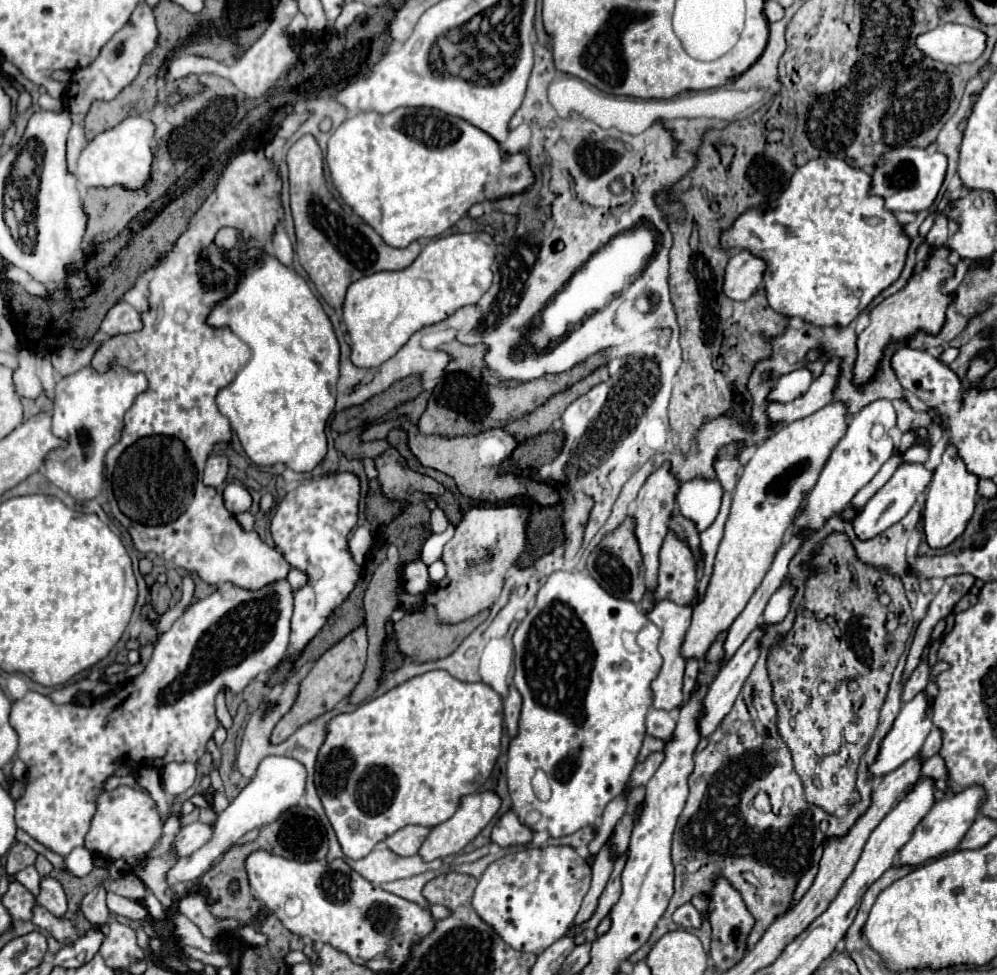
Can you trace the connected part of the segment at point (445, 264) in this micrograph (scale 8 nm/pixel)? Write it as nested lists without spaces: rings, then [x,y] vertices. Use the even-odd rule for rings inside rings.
[[[484,231],[448,235],[430,241],[416,257],[416,261],[402,271],[380,271],[354,281],[348,287],[346,301],[342,307],[342,321],[346,323],[352,341],[352,363],[358,367],[378,367],[390,357],[394,357],[398,349],[410,339],[412,333],[420,331],[422,327],[448,319],[460,307],[476,305],[492,285],[490,267],[496,257],[496,247],[498,247],[496,241]]]

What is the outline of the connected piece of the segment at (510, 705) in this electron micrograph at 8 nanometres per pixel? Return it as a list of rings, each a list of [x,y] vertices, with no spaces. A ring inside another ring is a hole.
[[[510,685],[508,695],[504,697],[504,723],[506,723],[506,731],[508,731],[510,737],[514,737],[516,731],[518,731],[520,709],[522,709],[522,697],[516,691],[516,687]]]

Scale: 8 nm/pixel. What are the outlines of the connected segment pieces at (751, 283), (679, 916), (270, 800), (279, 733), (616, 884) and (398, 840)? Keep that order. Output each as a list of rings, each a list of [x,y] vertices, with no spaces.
[[[738,251],[732,259],[728,259],[728,265],[724,269],[724,295],[732,301],[748,299],[756,293],[756,289],[762,283],[764,273],[764,261],[754,257],[748,251]]]
[[[692,903],[680,905],[680,907],[674,911],[672,919],[674,919],[676,925],[680,925],[680,927],[684,927],[684,929],[700,927],[700,923],[702,923],[702,915],[692,907]]]
[[[266,757],[260,765],[250,783],[240,791],[240,795],[220,813],[218,821],[214,823],[214,837],[194,851],[188,857],[182,857],[170,871],[168,871],[168,883],[176,885],[182,881],[196,881],[200,879],[216,861],[224,855],[244,833],[252,829],[260,829],[272,821],[276,821],[284,811],[296,807],[302,803],[306,789],[306,767],[292,759],[292,757]]]
[[[358,627],[352,633],[348,633],[340,643],[336,643],[332,649],[328,649],[308,671],[308,675],[300,681],[300,689],[298,689],[298,697],[292,705],[292,709],[278,721],[278,725],[274,727],[270,741],[282,743],[284,739],[288,739],[298,727],[302,727],[304,723],[314,721],[316,717],[324,715],[326,711],[332,711],[334,705],[342,699],[346,699],[350,695],[350,691],[354,689],[354,685],[360,681],[360,675],[364,671],[364,661],[366,661],[366,627]]]
[[[624,853],[624,855],[620,855],[620,857],[616,859],[616,863],[614,863],[614,871],[612,871],[610,881],[608,881],[608,885],[606,885],[606,889],[604,889],[604,893],[602,893],[602,897],[600,897],[600,903],[598,903],[598,909],[596,909],[594,917],[592,917],[590,921],[586,921],[584,925],[580,925],[580,927],[572,927],[570,935],[576,935],[576,933],[580,933],[580,931],[584,931],[584,929],[594,931],[594,929],[598,927],[598,923],[600,923],[600,921],[610,913],[610,909],[618,903],[618,899],[620,899],[620,891],[622,891],[620,875],[622,875],[622,869],[624,869],[626,859],[628,859],[628,853]]]
[[[406,825],[400,831],[396,831],[394,835],[390,835],[386,839],[386,845],[398,853],[398,855],[416,855],[418,849],[422,847],[424,839],[428,837],[430,827],[422,827],[422,825]]]

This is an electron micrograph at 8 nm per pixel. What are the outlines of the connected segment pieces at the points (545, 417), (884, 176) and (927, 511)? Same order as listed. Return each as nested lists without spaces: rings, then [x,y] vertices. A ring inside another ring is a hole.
[[[600,367],[596,369],[592,375],[584,377],[582,381],[574,383],[570,389],[566,389],[564,393],[558,393],[554,397],[550,397],[544,405],[540,405],[534,413],[518,419],[518,421],[512,421],[504,427],[504,431],[508,431],[510,435],[514,435],[514,439],[518,443],[530,439],[530,437],[536,437],[544,431],[548,431],[560,417],[562,413],[566,411],[566,407],[576,401],[580,395],[588,393],[596,383],[602,383],[608,379],[608,369],[606,367]]]
[[[900,147],[896,151],[888,151],[882,155],[872,171],[872,187],[870,195],[878,195],[884,199],[884,207],[890,211],[922,211],[928,209],[946,175],[946,157],[942,153],[928,153],[918,147]]]
[[[950,443],[942,455],[940,465],[934,469],[932,481],[928,485],[926,493],[926,505],[924,505],[924,531],[928,545],[934,549],[950,545],[962,531],[966,529],[966,523],[970,521],[978,497],[978,475],[972,475],[966,467],[966,463],[960,459],[956,447]]]

